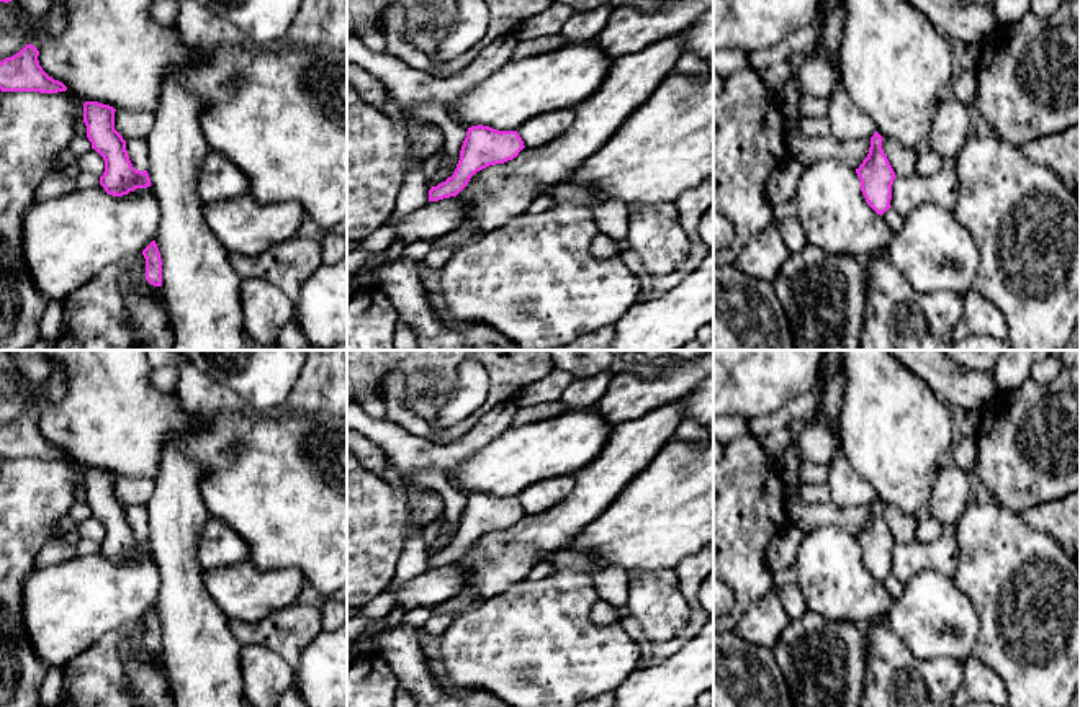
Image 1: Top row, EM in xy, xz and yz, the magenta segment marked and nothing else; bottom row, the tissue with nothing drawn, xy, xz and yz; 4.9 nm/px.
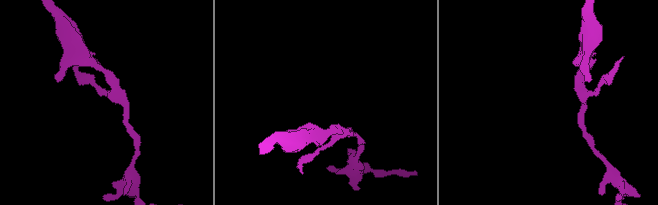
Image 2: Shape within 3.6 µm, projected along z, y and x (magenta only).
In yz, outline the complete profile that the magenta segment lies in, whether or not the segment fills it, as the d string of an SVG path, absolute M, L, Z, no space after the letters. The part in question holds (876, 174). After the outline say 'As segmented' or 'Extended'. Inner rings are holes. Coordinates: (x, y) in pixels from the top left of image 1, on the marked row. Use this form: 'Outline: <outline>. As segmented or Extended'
Outline: M875 131L871 137L867 157L856 169L861 180L861 191L867 205L880 216L892 208L892 185L897 178L887 155L884 154L882 139L884 137Z. As segmented

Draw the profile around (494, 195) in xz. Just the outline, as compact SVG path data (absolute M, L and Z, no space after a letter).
M673 34L641 47L638 52L614 59L601 88L573 108L576 119L561 136L540 147L524 147L512 160L476 172L457 195L470 208L463 226L475 226L483 234L499 229L515 216L524 214L543 188L568 183L571 175L612 137L620 124L653 95L659 82L674 70L682 54L682 43L684 36Z

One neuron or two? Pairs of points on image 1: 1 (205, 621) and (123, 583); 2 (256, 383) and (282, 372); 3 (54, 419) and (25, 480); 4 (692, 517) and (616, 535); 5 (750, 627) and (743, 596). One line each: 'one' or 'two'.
1: two
2: one
3: two
4: one
5: two

